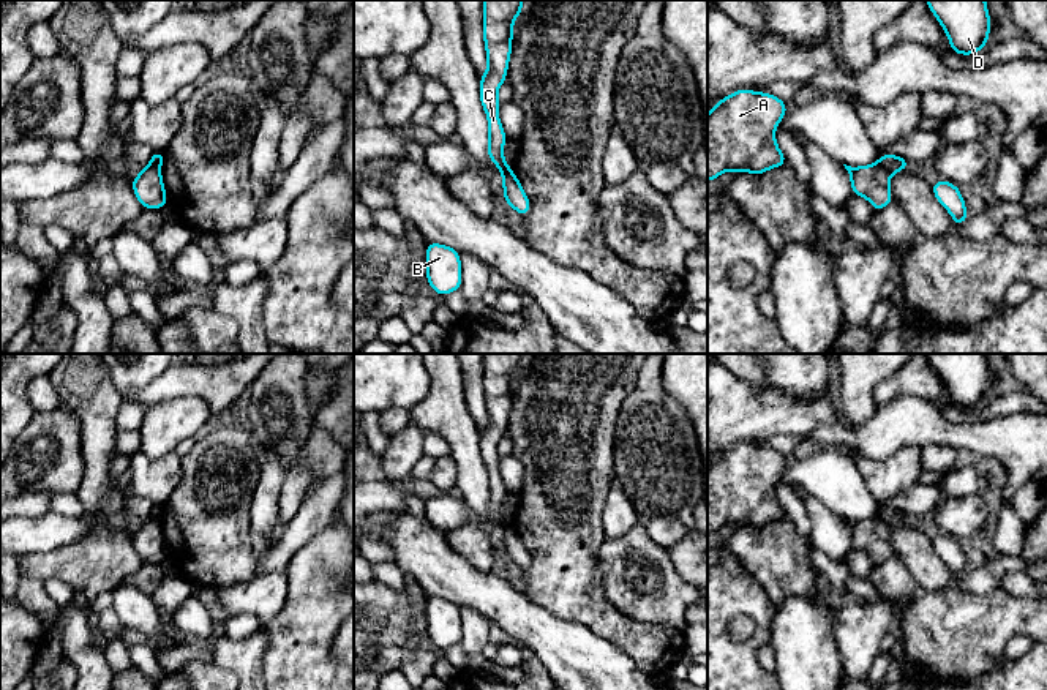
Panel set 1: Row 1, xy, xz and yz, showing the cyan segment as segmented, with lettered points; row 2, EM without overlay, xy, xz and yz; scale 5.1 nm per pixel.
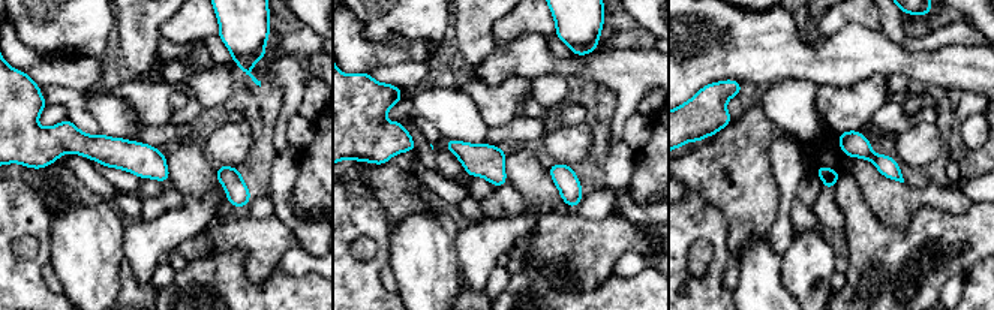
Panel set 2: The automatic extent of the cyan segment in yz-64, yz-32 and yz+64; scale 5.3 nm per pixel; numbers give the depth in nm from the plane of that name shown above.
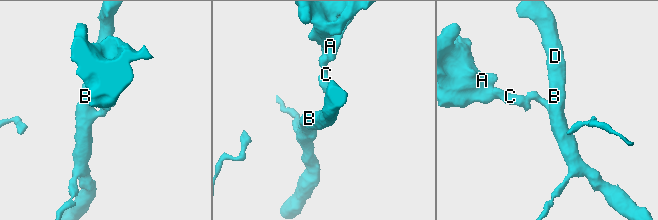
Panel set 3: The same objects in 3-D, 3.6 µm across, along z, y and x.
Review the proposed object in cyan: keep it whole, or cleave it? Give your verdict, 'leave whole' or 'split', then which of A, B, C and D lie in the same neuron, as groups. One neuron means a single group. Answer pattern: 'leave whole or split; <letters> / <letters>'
split; A C / B D

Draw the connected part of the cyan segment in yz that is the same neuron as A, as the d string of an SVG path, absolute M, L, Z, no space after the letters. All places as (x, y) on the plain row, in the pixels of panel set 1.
M736 444L707 467L707 535L726 524L764 527L788 518L775 496L775 480L786 469L780 452Z

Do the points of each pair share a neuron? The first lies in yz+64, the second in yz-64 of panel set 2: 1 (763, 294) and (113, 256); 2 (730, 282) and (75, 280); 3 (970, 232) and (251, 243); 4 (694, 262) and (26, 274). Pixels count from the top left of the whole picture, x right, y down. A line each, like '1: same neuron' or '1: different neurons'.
1: same neuron
2: different neurons
3: same neuron
4: different neurons

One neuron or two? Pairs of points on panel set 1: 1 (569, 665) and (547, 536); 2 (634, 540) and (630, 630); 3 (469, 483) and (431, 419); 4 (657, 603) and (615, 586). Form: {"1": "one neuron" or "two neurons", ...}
{"1": "two neurons", "2": "two neurons", "3": "one neuron", "4": "one neuron"}

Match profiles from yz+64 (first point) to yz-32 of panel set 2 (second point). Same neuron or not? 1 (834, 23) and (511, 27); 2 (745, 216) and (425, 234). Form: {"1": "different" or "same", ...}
{"1": "same", "2": "different"}

